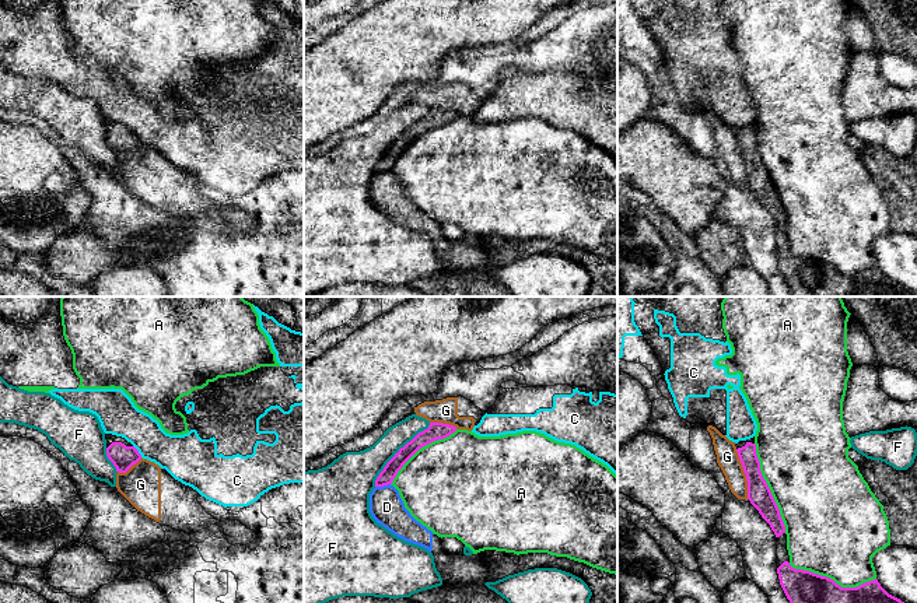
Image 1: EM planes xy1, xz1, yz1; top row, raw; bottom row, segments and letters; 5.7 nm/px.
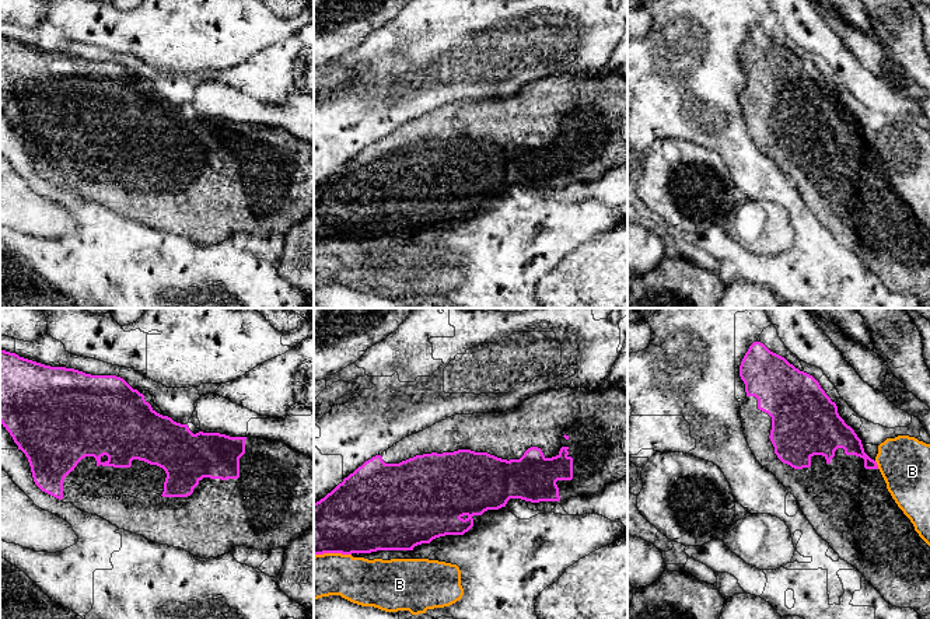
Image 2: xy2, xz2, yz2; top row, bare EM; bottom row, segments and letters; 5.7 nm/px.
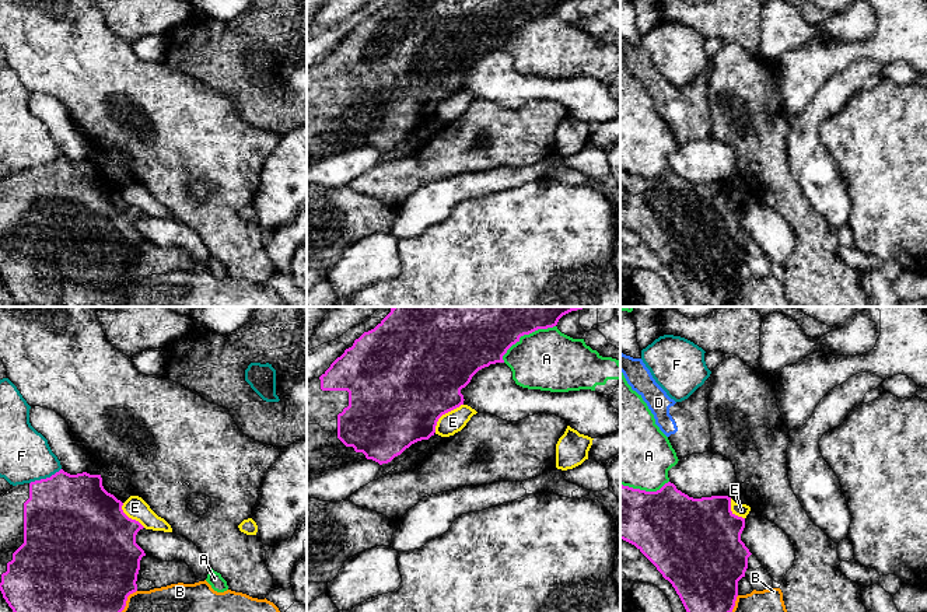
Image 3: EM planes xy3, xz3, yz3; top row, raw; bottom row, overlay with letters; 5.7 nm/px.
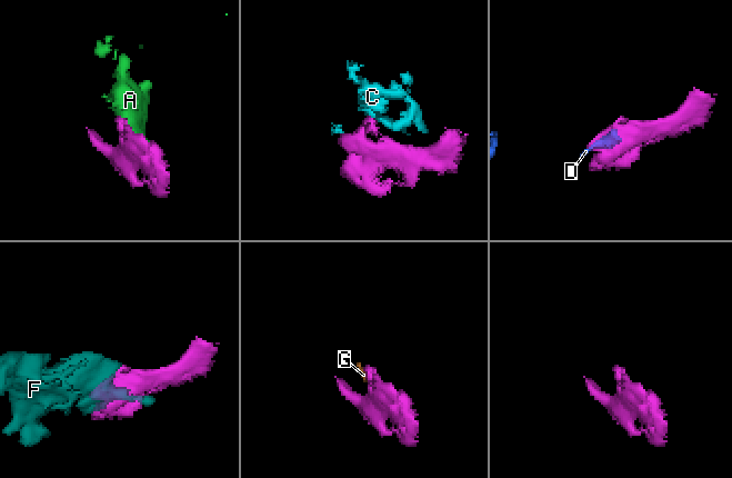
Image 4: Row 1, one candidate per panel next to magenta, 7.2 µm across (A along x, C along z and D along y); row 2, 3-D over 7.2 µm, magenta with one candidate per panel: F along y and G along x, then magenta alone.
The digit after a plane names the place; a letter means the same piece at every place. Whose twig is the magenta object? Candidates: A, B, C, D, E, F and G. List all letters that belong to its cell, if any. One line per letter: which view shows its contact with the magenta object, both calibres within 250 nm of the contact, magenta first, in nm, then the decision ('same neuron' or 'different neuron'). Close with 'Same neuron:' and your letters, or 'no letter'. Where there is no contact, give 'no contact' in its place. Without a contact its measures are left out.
A: meets magenta in yz1; 140 nm thick on the magenta side, 500 nm on the other; different neuron
B: meets magenta in xz2; 420 nm thick on the magenta side, 260 nm on the other; different neuron
C: meets magenta in xy1; 140 nm thick on the magenta side, 240 nm on the other; different neuron
D: meets magenta in xz1; 90 nm thick on the magenta side, 190 nm on the other; different neuron
E: meets magenta in xz3; 500 nm thick on the magenta side, 130 nm on the other; different neuron
F: meets magenta in xz1; 100 nm thick on the magenta side, 220 nm on the other; different neuron
G: meets magenta in yz1; 140 nm thick on the magenta side, 130 nm on the other; different neuron
Same neuron: no letter

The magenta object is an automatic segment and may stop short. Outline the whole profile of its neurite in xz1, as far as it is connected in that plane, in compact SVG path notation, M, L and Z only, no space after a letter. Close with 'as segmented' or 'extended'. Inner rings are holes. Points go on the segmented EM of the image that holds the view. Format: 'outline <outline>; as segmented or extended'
outline M430 423L428 428L419 432L410 442L399 449L398 453L386 463L384 470L375 480L375 487L392 484L398 471L403 464L423 446L449 437L456 431L456 427L442 423Z; as segmented

